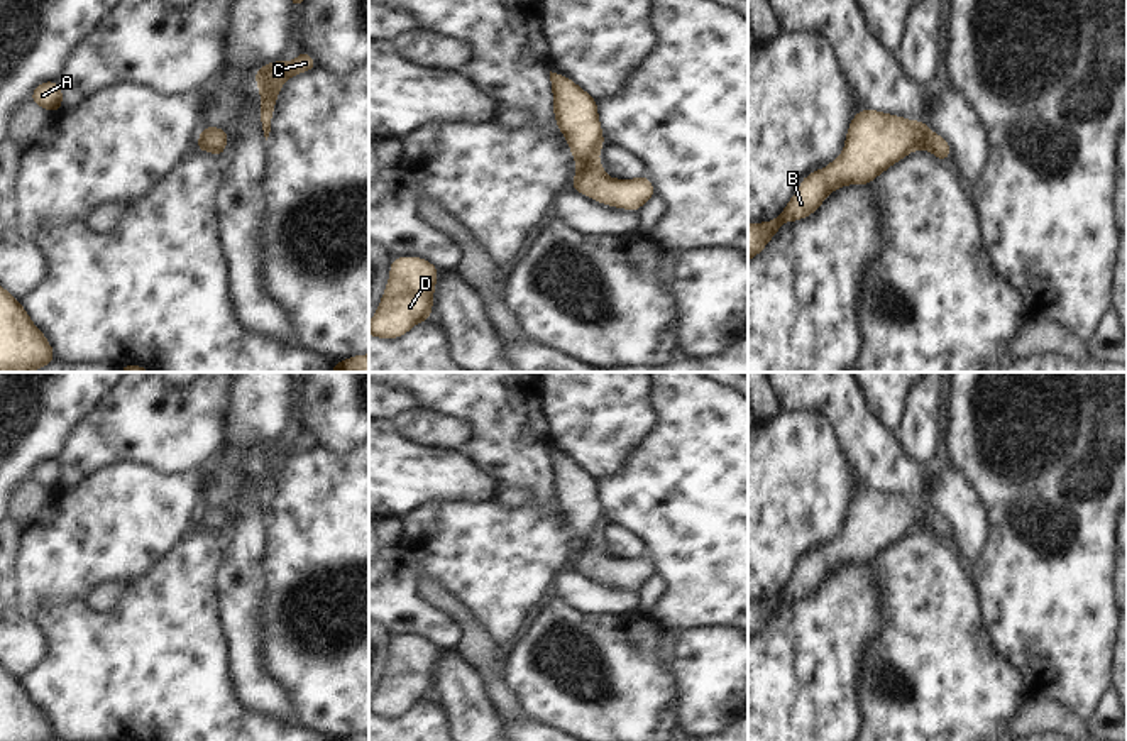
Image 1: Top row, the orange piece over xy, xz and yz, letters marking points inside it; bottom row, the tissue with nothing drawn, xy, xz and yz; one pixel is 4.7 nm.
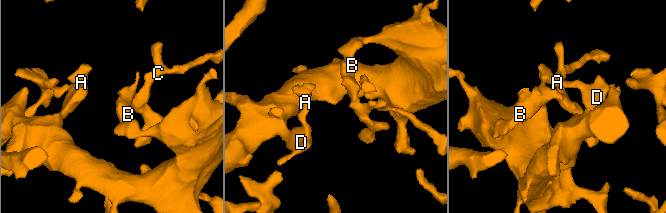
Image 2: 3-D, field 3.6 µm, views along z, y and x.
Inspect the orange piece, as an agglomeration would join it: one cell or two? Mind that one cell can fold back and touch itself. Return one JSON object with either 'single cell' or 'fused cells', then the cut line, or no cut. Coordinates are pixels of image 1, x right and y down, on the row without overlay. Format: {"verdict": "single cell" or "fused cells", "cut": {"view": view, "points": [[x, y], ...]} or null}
{"verdict": "single cell", "cut": null}

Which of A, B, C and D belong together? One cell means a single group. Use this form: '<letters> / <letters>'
A B C D

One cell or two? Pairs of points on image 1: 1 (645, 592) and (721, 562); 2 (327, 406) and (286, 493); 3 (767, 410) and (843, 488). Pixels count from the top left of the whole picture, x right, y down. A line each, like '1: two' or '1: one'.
1: two
2: two
3: two

